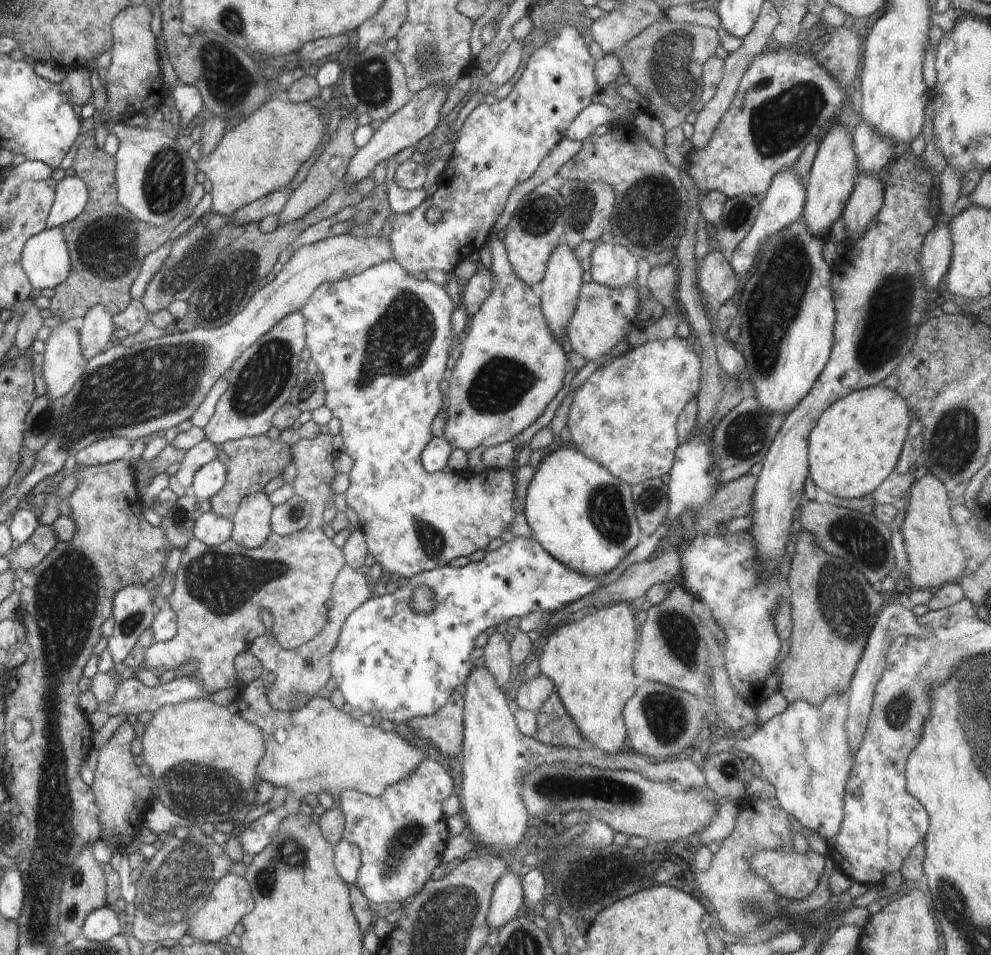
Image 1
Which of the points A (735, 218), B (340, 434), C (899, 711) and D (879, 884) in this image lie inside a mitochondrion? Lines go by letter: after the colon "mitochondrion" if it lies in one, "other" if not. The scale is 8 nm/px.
A: mitochondrion
B: other
C: mitochondrion
D: other

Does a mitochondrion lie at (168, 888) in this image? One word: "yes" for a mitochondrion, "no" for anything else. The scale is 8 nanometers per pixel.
yes

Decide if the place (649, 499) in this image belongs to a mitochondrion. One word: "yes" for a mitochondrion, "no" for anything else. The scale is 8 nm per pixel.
yes

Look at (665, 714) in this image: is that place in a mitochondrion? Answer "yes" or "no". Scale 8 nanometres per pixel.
yes

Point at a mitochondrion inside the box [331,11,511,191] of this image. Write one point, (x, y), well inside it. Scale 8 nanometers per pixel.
(428, 54)

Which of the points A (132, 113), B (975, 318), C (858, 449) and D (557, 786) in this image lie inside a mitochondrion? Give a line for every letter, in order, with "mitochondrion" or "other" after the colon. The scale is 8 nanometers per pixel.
A: other
B: other
C: other
D: mitochondrion

